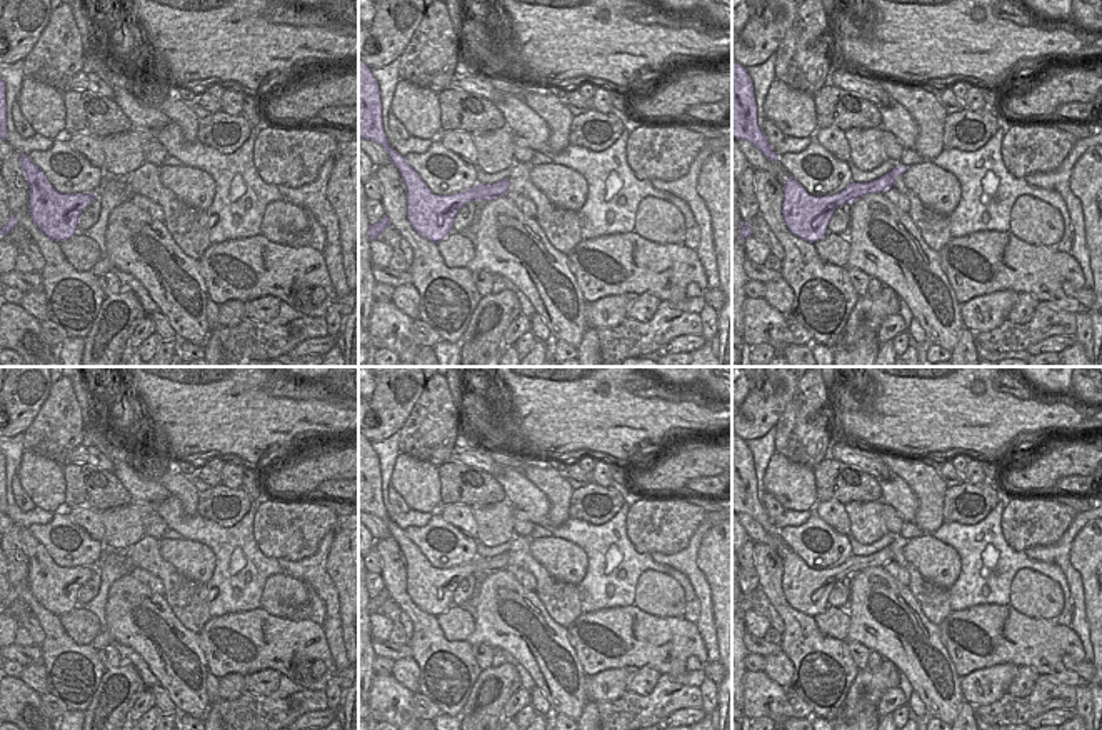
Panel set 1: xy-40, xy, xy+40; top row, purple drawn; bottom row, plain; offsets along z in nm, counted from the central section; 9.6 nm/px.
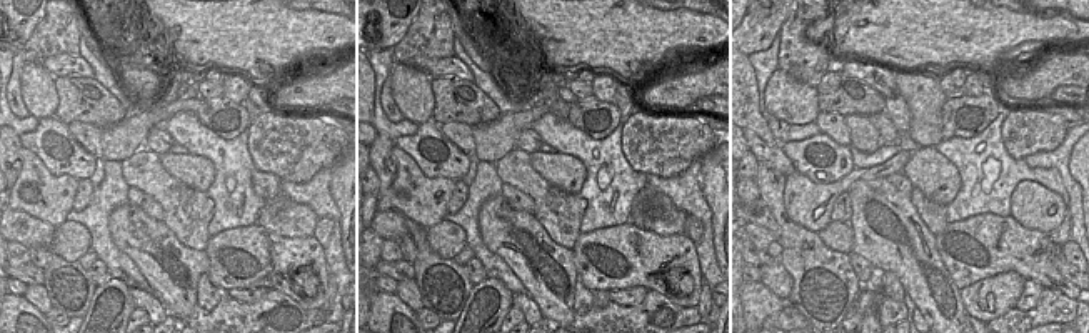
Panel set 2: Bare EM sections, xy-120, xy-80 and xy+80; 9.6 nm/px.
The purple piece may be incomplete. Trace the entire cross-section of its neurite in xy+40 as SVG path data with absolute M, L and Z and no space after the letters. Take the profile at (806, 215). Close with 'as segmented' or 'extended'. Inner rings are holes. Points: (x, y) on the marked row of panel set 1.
M905 165L894 167L877 180L860 183L850 182L835 195L814 197L792 175L782 185L782 217L789 232L805 242L815 243L827 235L827 225L834 212L844 203L852 203L870 193L884 193L894 188L895 180L904 175Z | as segmented

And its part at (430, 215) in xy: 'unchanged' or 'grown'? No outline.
unchanged

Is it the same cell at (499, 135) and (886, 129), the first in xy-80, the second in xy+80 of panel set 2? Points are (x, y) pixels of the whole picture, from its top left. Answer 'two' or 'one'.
two

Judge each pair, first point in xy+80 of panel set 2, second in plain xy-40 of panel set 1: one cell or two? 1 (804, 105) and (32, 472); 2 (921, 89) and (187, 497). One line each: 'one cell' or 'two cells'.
1: one cell
2: one cell

